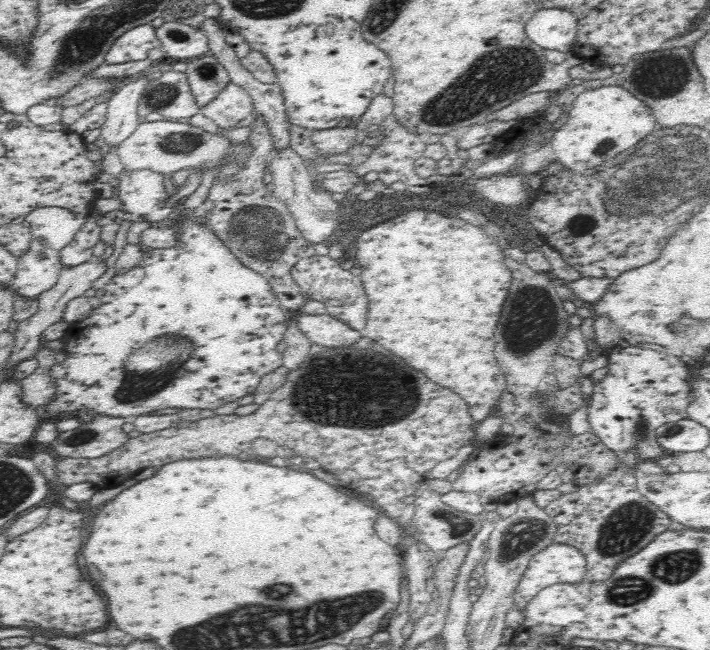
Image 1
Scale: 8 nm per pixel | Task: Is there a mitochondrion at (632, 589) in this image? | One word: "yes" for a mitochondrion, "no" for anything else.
yes

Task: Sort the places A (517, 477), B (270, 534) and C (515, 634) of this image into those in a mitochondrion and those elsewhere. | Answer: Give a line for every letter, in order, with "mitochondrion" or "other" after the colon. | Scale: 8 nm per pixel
A: other
B: other
C: other

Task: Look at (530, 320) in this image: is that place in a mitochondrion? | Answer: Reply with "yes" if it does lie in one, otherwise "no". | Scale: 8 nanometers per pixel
yes

